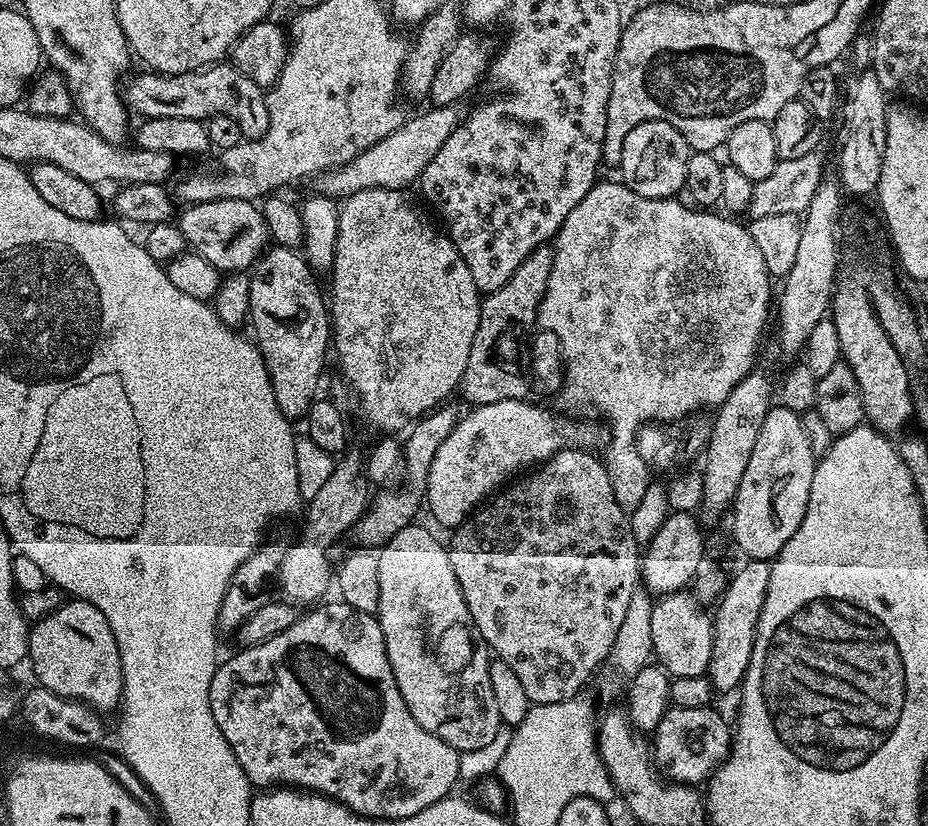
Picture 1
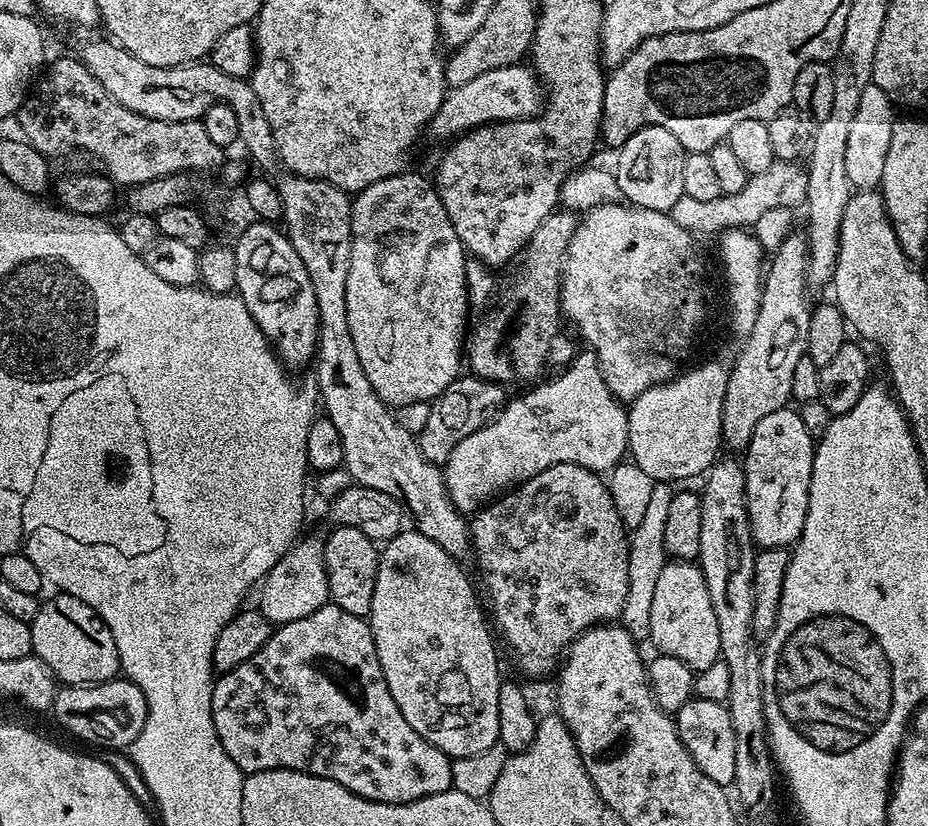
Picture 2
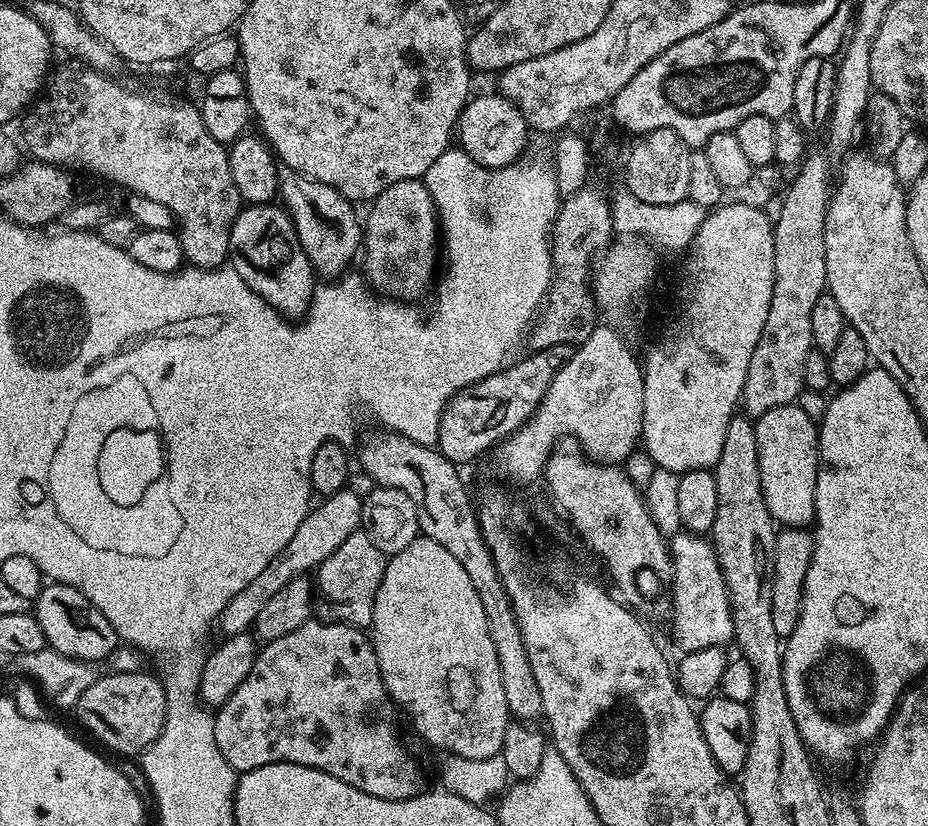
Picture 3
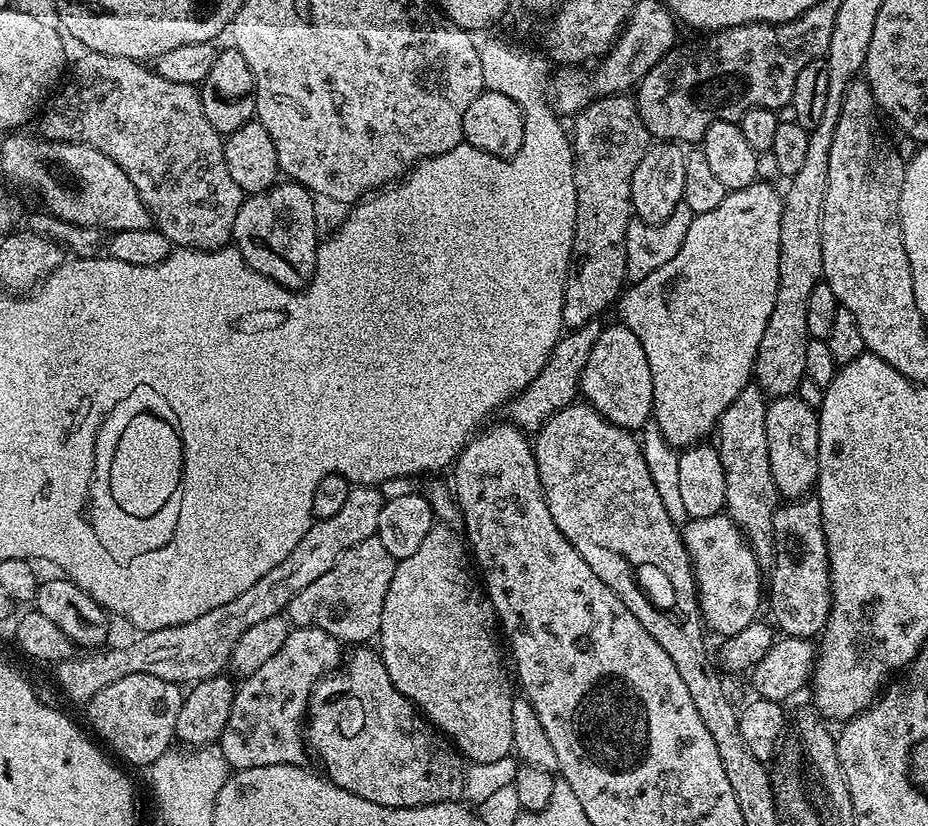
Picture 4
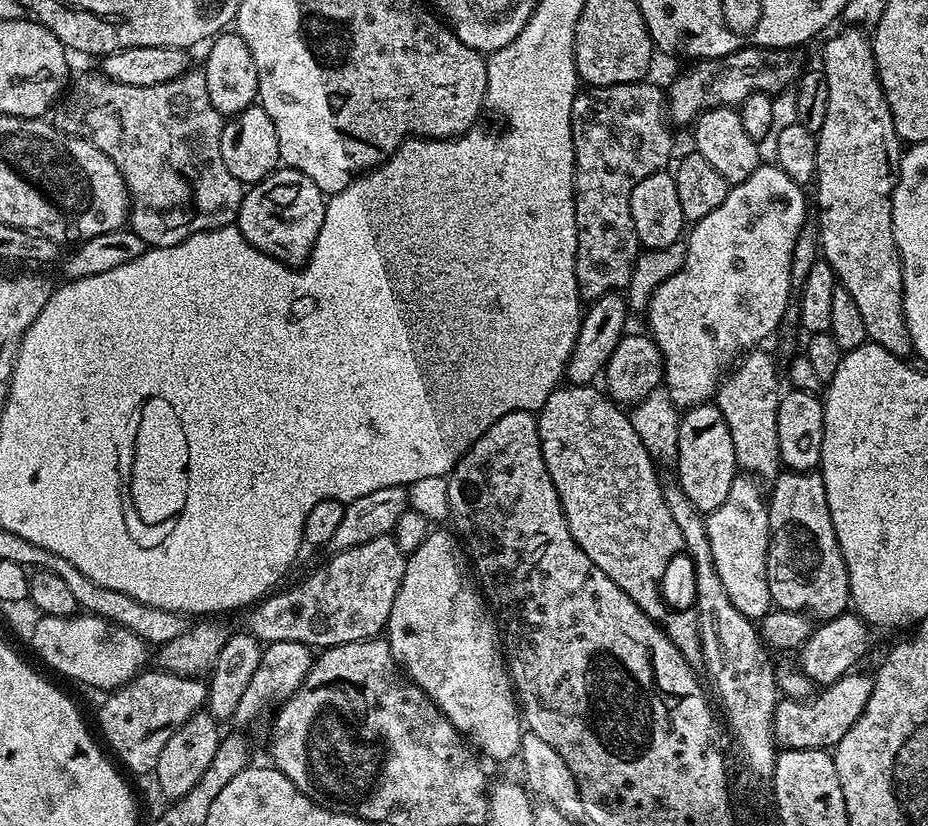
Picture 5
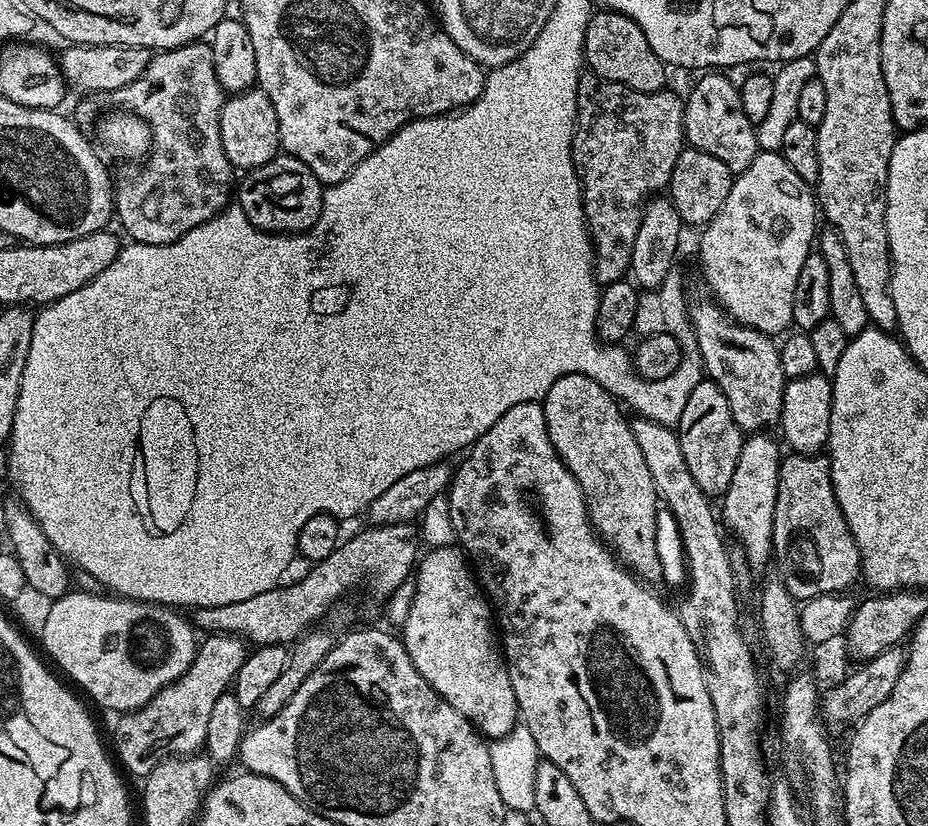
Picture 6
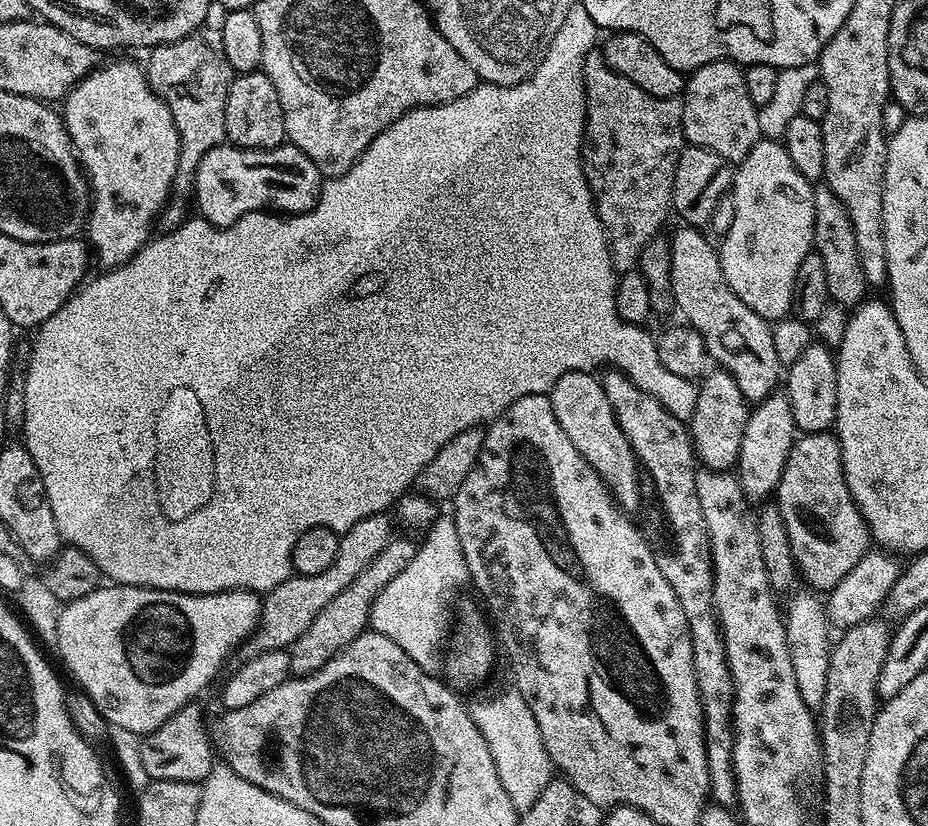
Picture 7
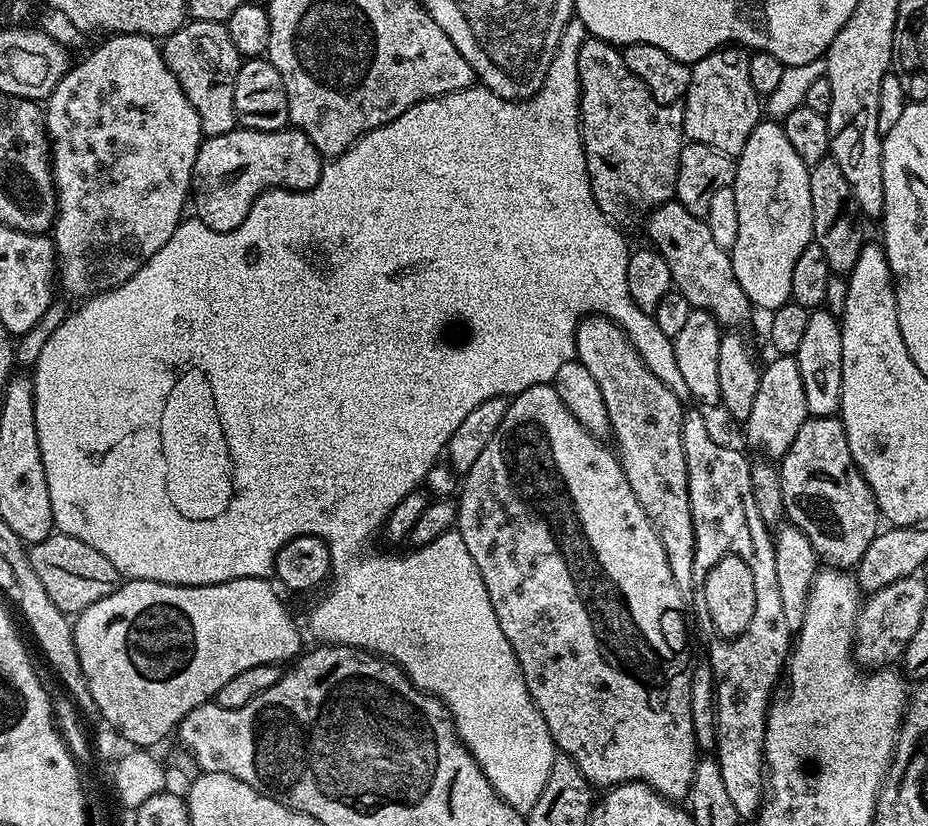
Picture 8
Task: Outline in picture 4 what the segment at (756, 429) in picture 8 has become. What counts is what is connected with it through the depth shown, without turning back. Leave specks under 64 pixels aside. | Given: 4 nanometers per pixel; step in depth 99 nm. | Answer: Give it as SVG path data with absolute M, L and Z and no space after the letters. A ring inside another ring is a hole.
M726 514L698 518L683 525L682 535L696 574L696 595L700 601L700 619L703 627L709 633L717 632L720 638L727 638L757 623L759 616L756 615L760 612L760 600L762 604L762 580L760 584L762 565L757 562L754 550L744 539L738 525Z

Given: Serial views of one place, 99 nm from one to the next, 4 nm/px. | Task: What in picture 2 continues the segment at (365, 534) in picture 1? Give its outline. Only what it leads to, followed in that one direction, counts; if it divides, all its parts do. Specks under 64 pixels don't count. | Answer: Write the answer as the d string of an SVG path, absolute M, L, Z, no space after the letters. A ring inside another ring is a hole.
M471 374L461 375L454 382L450 382L447 390L431 401L426 426L422 426L418 434L418 443L425 458L431 464L443 466L450 458L454 446L462 442L462 438L474 434L474 430L486 426L496 417L496 413L506 403L504 392L501 385L481 380L479 376Z

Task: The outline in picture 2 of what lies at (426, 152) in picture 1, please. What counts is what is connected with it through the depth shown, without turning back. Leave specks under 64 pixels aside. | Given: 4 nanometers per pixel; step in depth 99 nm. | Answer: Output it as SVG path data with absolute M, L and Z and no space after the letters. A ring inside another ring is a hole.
M523 63L502 66L451 89L434 114L430 132L444 140L443 142L448 142L461 134L471 132L473 128L483 128L485 124L506 120L531 120L533 116L540 115L545 103L546 92L542 81L531 67Z

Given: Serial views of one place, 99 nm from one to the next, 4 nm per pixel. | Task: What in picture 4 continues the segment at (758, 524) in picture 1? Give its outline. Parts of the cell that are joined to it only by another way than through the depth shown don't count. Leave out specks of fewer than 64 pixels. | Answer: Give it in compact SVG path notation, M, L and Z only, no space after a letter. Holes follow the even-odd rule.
M799 395L778 396L769 403L766 410L766 443L770 449L770 474L774 474L774 486L781 497L788 500L801 499L813 491L818 478L818 438L820 437L820 417L817 409L806 406Z

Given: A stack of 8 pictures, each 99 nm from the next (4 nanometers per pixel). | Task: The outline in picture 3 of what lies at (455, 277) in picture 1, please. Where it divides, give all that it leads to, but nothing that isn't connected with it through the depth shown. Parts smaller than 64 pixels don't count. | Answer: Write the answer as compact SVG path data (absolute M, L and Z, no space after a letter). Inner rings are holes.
M423 179L396 182L367 205L368 217L362 220L362 275L377 293L405 302L419 301L419 296L429 295L438 276L436 256L441 255L442 232L438 227L436 203Z

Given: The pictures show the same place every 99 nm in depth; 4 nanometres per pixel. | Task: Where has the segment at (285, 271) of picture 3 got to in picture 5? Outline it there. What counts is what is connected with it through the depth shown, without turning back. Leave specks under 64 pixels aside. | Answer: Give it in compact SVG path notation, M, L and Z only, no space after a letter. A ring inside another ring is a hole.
M280 166L245 191L235 227L244 235L244 240L262 250L262 254L270 254L270 258L289 268L303 268L308 263L325 218L326 193L318 190L306 174Z

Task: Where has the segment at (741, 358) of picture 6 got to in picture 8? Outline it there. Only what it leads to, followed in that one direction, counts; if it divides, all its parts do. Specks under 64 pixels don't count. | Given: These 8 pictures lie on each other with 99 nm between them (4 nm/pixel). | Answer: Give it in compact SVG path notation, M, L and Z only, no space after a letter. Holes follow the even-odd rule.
M678 202L659 204L657 208L647 213L646 219L648 219L648 236L652 239L649 240L651 247L666 258L666 266L670 266L673 289L679 292L681 298L690 302L693 310L709 312L725 329L736 330L741 327L739 324L746 323L748 315L754 312L754 306L749 302L746 290L742 290L738 278L734 278L734 266L729 249L725 245L723 248L716 241L711 226L706 222L707 219L690 214L690 210L686 210Z

